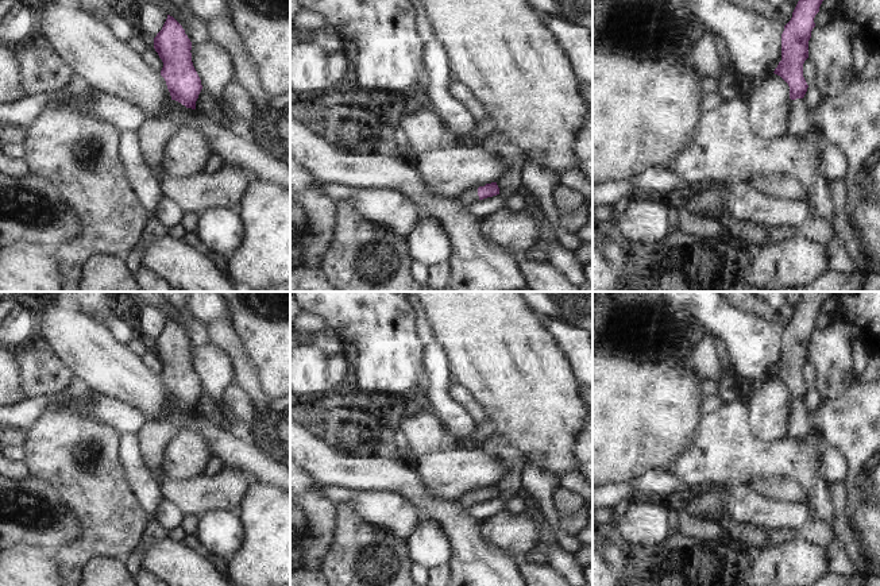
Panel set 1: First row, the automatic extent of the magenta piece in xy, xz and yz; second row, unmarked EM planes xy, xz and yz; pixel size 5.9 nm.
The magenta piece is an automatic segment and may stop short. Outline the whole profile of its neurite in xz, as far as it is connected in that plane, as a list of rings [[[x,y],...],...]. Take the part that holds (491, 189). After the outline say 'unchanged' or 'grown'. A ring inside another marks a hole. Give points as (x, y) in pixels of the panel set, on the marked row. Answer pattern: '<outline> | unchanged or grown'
[[[491,182],[491,184],[486,184],[485,186],[474,188],[472,190],[460,194],[458,200],[463,205],[470,205],[478,200],[483,200],[497,194],[499,194],[499,188],[497,182]]] | grown

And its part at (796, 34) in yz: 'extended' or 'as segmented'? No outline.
extended

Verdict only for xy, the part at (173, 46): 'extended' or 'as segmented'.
extended

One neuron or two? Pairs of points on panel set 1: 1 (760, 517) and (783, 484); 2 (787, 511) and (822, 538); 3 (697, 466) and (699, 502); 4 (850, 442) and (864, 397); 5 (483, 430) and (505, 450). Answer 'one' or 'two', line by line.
1: two
2: two
3: two
4: one
5: two

